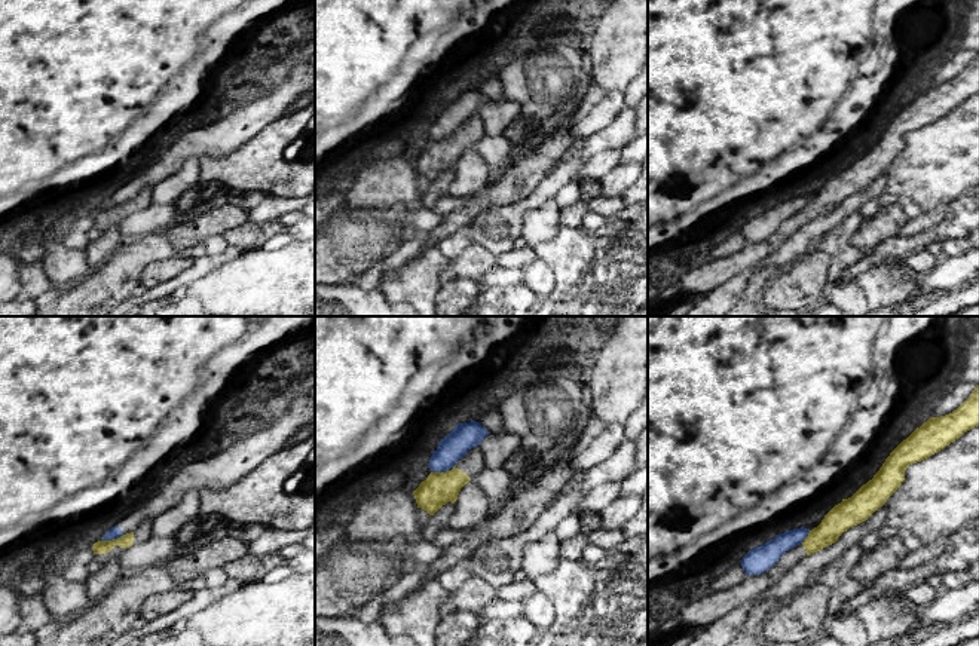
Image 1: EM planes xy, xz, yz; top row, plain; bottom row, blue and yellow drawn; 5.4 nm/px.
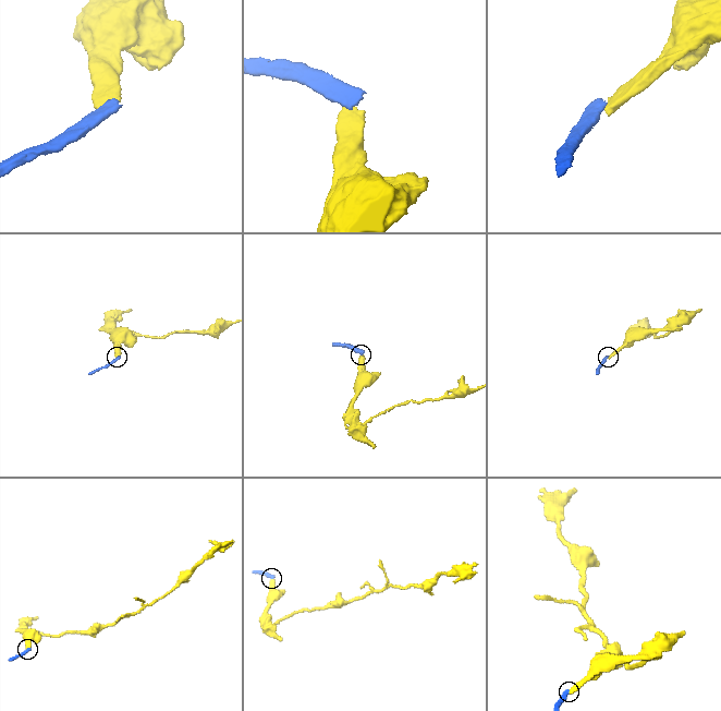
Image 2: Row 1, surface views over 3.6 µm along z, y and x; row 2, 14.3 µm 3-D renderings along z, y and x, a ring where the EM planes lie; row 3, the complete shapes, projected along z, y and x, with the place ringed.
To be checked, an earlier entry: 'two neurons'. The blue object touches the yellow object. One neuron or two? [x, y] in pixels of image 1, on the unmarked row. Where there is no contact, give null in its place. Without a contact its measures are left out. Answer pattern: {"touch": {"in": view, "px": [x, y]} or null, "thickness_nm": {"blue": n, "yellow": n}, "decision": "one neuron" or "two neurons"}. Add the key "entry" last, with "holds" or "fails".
{"touch": {"in": "xy", "px": [112, 205]}, "thickness_nm": {"blue": 70, "yellow": 80}, "decision": "two neurons", "entry": "holds"}

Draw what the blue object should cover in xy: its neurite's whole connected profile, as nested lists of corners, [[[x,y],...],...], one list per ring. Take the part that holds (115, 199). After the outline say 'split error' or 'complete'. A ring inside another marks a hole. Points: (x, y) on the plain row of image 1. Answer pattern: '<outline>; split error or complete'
[[[309,61],[296,64],[284,82],[269,94],[239,102],[236,108],[220,119],[205,123],[199,128],[183,132],[174,138],[159,156],[137,174],[131,177],[114,195],[111,195],[101,208],[117,206],[134,199],[143,189],[153,189],[157,183],[180,171],[183,163],[190,157],[223,157],[248,143],[264,126],[282,117],[287,110],[297,101],[299,97],[315,88],[315,68]]]; split error

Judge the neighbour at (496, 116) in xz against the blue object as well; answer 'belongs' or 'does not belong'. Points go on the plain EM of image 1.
does not belong

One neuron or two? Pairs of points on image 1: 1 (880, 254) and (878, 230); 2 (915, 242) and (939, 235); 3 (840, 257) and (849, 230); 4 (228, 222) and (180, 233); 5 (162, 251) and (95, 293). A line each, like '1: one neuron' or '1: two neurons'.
1: two neurons
2: one neuron
3: one neuron
4: one neuron
5: one neuron

